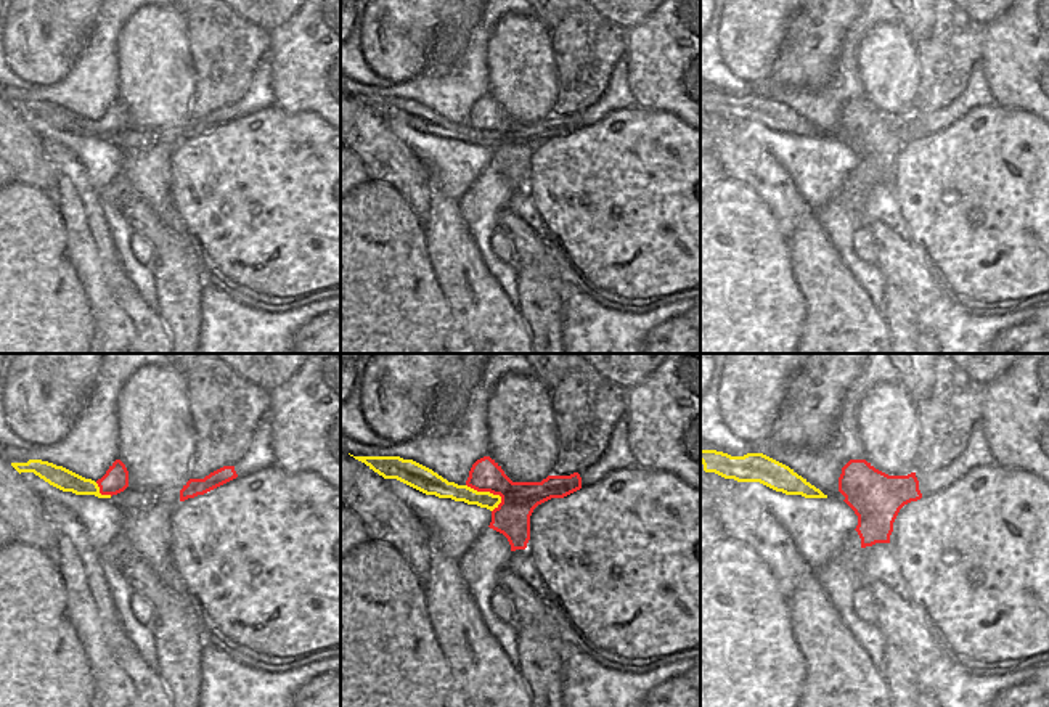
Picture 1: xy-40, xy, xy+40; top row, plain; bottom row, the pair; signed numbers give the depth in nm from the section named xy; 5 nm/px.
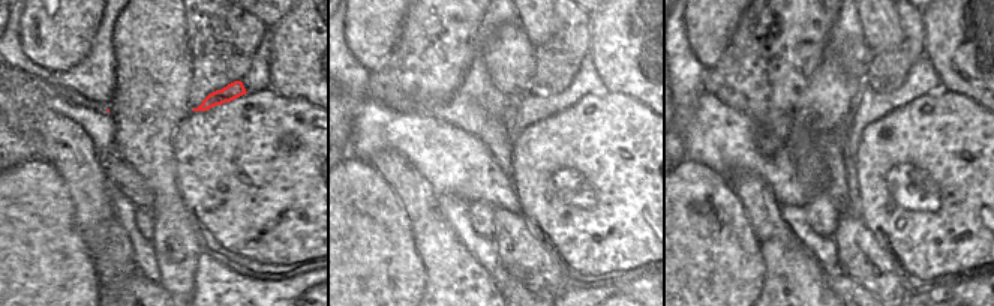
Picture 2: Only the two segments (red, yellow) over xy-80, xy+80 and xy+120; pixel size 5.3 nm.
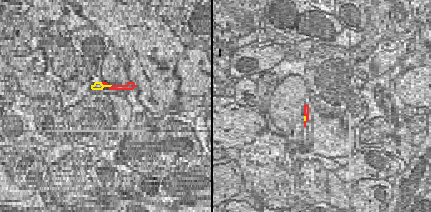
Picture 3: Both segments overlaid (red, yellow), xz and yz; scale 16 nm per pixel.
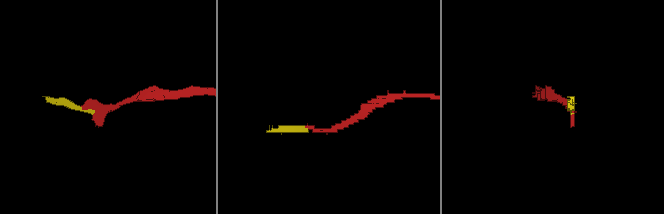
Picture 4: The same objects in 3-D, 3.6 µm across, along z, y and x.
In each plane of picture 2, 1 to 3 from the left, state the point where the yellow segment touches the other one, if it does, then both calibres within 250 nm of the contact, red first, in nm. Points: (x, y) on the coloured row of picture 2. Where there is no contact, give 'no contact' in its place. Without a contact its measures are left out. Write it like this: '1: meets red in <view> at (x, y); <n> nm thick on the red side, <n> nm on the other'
1: no contact
2: no contact
3: no contact

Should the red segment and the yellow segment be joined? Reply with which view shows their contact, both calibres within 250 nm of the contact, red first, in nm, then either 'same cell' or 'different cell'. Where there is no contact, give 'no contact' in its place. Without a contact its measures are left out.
contact in xy; calibres 180 and 100 nm; same cell

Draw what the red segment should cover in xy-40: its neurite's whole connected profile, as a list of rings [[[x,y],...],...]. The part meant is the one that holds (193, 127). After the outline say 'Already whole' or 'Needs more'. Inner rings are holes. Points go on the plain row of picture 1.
[[[223,106],[223,108],[210,112],[204,119],[190,119],[180,130],[180,141],[194,138],[198,135],[204,135],[236,117],[238,117],[238,114],[235,111],[235,106]]]. Already whole.

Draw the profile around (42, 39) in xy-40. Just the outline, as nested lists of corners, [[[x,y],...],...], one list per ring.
[[[13,0],[3,27],[3,56],[18,77],[50,87],[77,63],[101,0]]]

